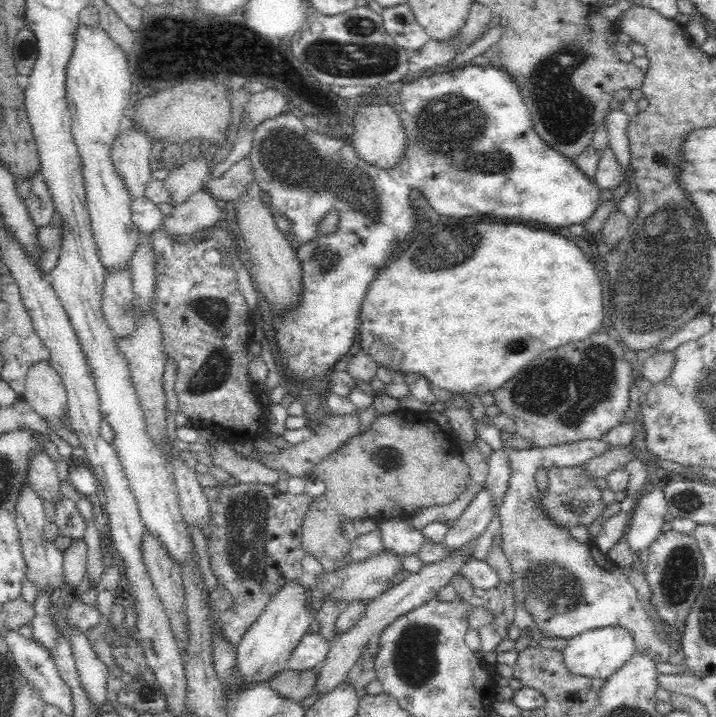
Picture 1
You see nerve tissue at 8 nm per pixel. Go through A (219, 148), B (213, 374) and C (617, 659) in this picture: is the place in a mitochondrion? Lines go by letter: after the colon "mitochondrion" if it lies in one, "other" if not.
A: other
B: mitochondrion
C: other

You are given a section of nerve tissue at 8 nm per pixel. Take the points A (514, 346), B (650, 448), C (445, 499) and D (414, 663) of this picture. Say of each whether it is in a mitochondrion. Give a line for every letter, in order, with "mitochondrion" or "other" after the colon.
A: mitochondrion
B: other
C: other
D: mitochondrion

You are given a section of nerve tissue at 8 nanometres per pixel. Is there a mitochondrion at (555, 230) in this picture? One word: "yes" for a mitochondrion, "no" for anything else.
no

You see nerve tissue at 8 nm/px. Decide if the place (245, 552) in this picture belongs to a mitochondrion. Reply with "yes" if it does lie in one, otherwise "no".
yes

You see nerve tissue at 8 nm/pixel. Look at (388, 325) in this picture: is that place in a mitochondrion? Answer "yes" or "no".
no

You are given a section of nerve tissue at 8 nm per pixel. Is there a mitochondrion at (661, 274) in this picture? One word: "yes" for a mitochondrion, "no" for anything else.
yes

